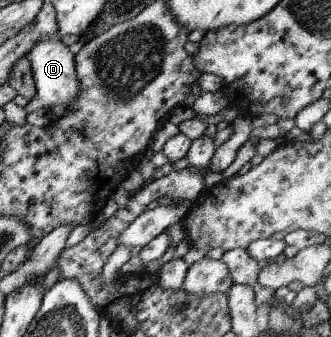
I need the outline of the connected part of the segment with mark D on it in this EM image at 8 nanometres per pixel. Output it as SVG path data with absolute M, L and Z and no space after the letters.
M55 33L46 36L29 51L25 57L29 61L33 80L35 96L23 107L26 115L40 110L42 108L50 109L57 105L61 105L64 109L69 106L79 94L79 85L75 72L74 55L69 53L68 47L63 45L59 40L59 35Z

